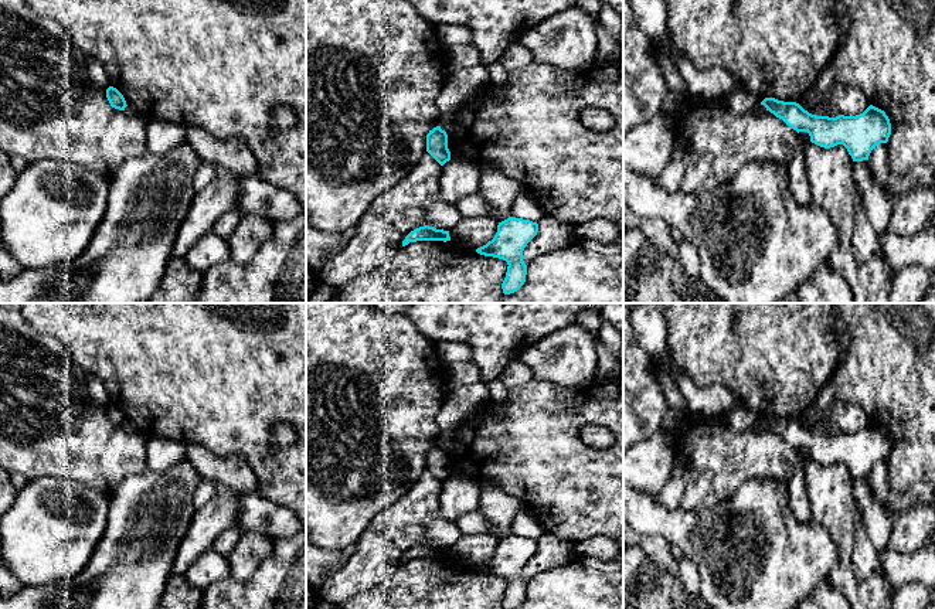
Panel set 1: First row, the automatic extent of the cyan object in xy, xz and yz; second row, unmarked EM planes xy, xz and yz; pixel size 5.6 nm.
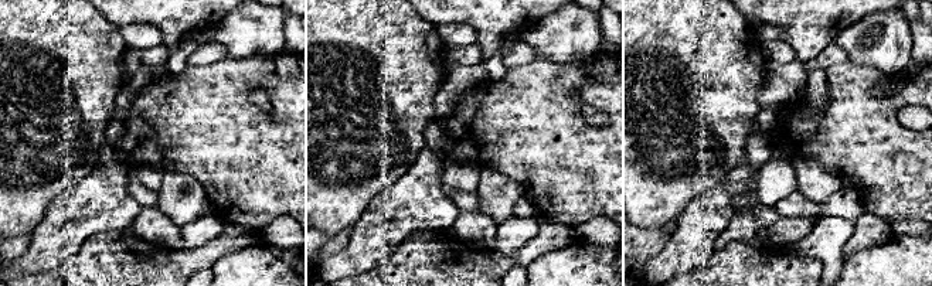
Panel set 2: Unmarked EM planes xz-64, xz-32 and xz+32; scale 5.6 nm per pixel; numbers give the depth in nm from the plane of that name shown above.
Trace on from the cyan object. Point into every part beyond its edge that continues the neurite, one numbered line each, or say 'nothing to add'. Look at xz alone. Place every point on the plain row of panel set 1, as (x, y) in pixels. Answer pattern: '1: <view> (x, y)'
nothing to add

